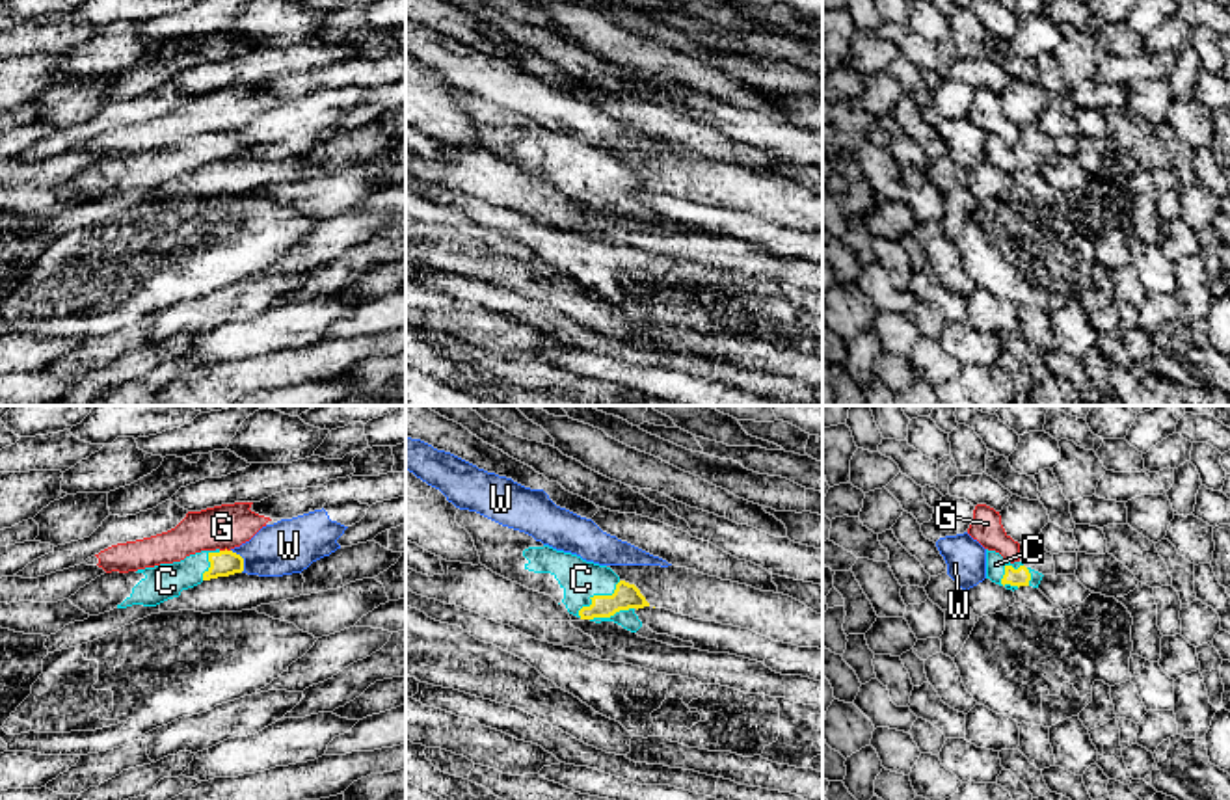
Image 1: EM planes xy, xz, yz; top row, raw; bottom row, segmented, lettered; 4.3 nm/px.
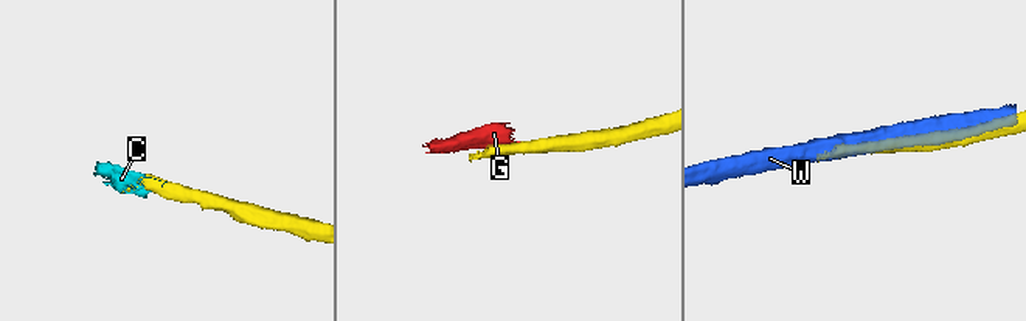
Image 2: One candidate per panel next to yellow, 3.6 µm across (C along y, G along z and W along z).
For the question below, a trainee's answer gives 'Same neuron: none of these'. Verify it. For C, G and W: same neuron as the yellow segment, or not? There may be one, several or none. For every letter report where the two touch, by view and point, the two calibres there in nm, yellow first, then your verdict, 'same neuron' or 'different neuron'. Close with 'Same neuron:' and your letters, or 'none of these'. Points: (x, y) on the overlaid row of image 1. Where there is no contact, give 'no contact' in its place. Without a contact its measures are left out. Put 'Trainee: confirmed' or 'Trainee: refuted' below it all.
C: contact xz (598, 596); calibres 120 and 170 nm; same neuron
G: contact xy (226, 549); calibres 110 and 190 nm; different neuron
W: contact xy (242, 560); calibres 110 and 240 nm; different neuron
Same neuron: C
Trainee: refuted

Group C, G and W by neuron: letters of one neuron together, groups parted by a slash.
C / G / W

